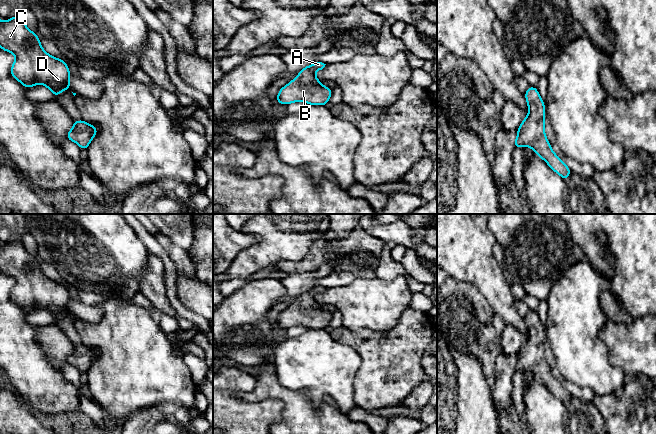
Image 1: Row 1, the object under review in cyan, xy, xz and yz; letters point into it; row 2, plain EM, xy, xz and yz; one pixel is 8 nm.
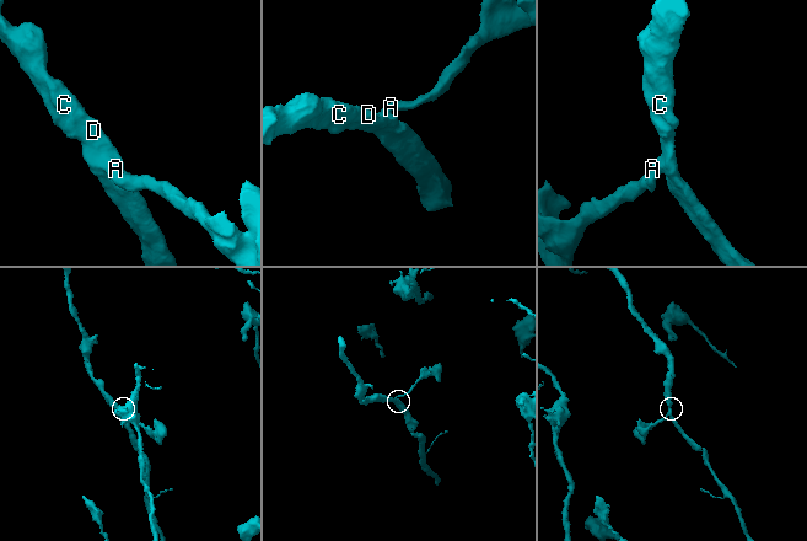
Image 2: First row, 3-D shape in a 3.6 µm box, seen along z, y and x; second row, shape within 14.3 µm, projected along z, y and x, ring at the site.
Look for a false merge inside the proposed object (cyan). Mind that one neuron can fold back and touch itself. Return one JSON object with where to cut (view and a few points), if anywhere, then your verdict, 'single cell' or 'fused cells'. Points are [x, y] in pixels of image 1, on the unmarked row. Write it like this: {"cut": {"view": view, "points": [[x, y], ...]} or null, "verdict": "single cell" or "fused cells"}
{"cut": null, "verdict": "single cell"}

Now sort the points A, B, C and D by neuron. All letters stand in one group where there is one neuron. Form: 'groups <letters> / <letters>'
groups A B C D

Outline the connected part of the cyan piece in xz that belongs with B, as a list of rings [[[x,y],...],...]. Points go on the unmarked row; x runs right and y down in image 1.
[[[314,286],[310,290],[303,291],[292,305],[279,314],[276,327],[288,329],[303,325],[308,329],[326,330],[332,319],[332,313],[323,310],[314,299],[317,294],[322,294],[325,289],[322,286]]]

